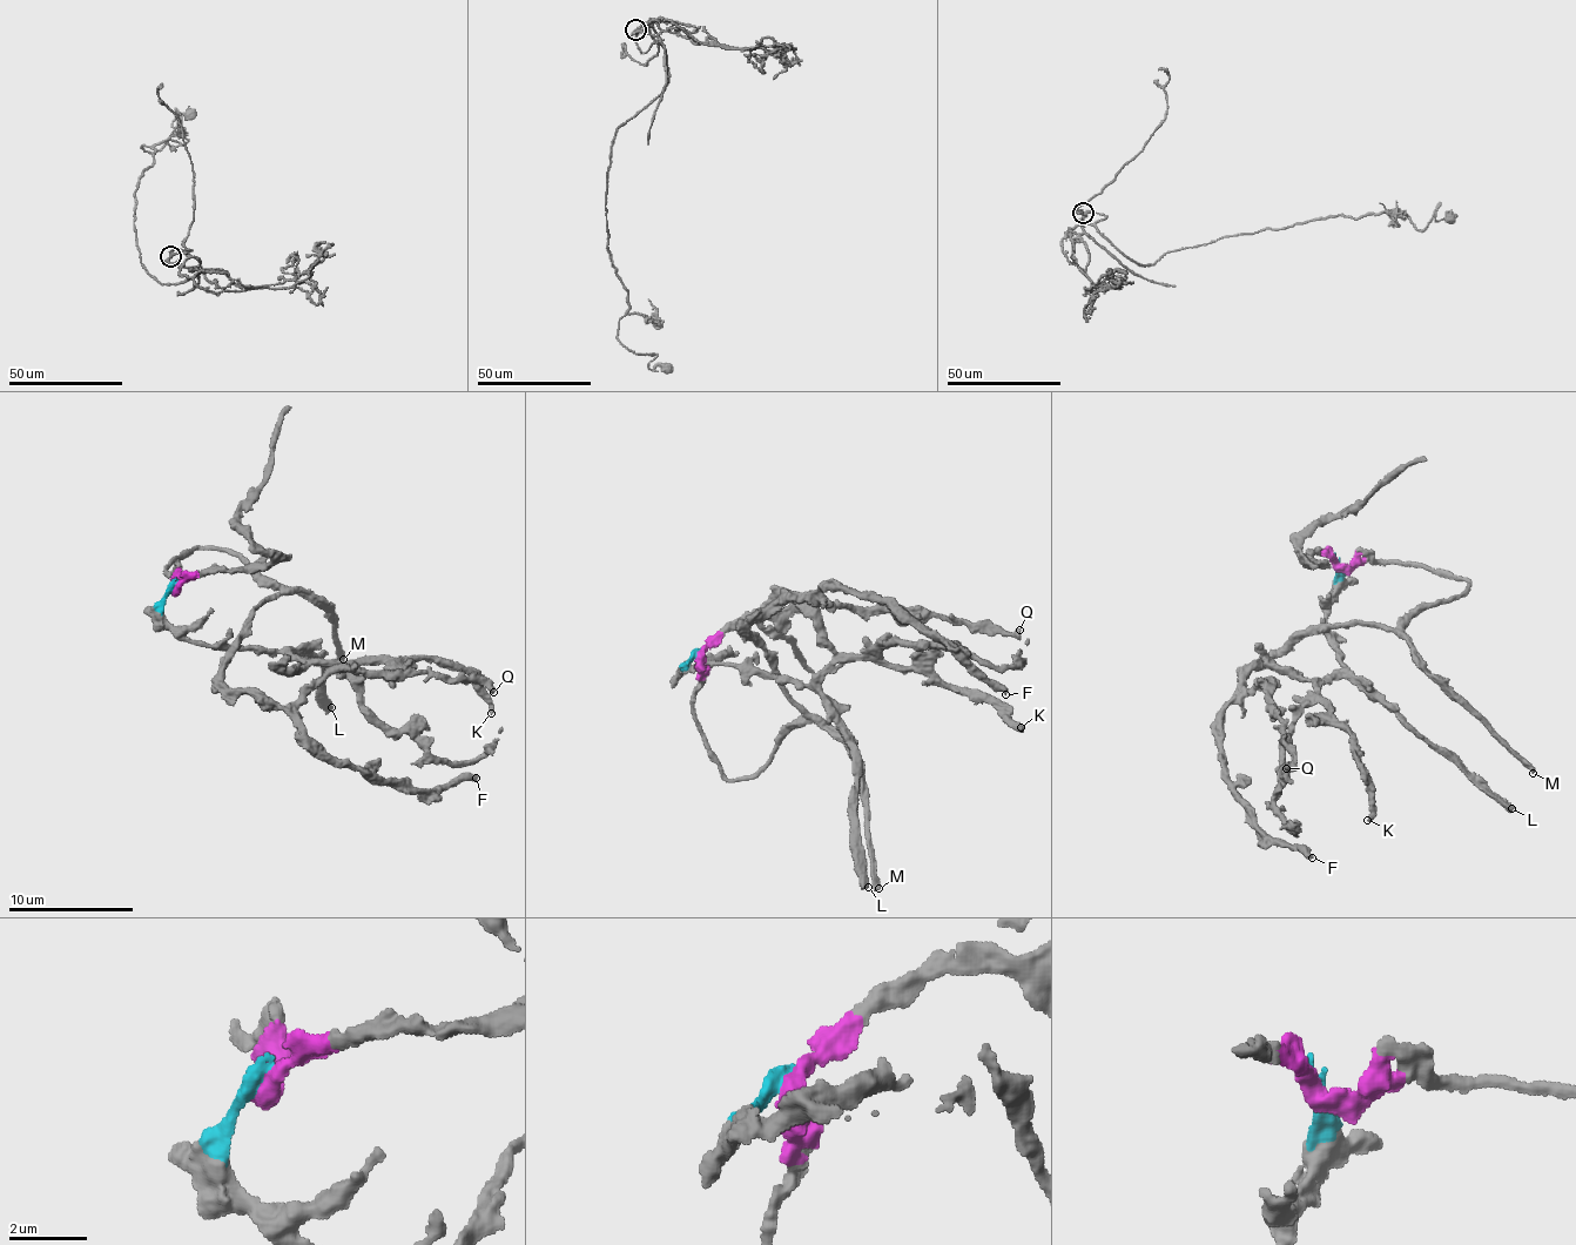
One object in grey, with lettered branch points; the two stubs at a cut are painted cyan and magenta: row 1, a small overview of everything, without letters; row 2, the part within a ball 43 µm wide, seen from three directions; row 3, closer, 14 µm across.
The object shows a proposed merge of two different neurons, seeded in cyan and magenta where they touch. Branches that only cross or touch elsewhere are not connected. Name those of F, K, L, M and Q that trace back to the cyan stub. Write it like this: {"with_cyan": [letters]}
{"with_cyan": ["K", "L"]}

